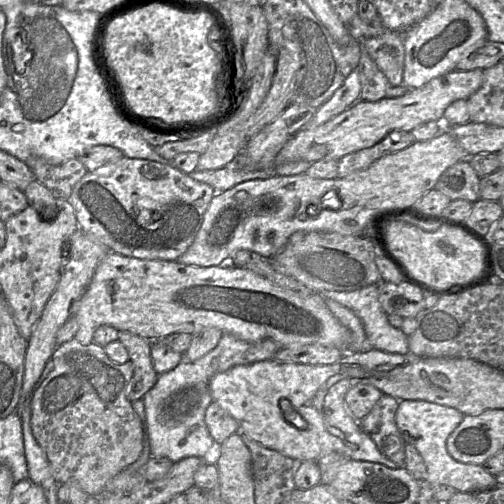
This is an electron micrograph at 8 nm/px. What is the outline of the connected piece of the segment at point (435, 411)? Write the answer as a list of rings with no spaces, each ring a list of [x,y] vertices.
[[[399,400],[395,415],[396,425],[406,443],[412,444],[423,458],[427,476],[426,483],[432,487],[452,486],[458,492],[478,492],[498,486],[496,478],[482,465],[462,463],[455,460],[446,449],[449,435],[464,418],[459,410],[422,400]]]

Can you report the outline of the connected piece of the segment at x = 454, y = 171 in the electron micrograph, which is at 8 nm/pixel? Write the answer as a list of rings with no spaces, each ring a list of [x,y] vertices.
[[[465,159],[449,167],[440,176],[435,189],[451,201],[467,200],[474,203],[480,199],[479,182],[480,177],[469,163],[469,159]]]

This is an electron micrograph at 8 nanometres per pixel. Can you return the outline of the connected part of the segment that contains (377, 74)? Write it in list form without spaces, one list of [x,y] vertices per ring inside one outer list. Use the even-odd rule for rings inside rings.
[[[360,42],[361,56],[355,70],[358,71],[361,81],[361,99],[368,102],[376,102],[386,98],[386,91],[390,85],[385,73],[382,72],[369,53]]]

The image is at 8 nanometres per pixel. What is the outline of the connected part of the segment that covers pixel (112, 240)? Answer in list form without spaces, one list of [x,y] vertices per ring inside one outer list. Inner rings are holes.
[[[123,157],[119,161],[105,165],[93,172],[87,172],[73,187],[69,202],[74,208],[79,229],[86,235],[100,241],[112,252],[145,260],[177,261],[193,243],[196,234],[202,224],[204,214],[215,195],[214,189],[206,184],[194,180],[189,175],[181,172],[172,163],[159,163],[147,159],[134,159]]]

